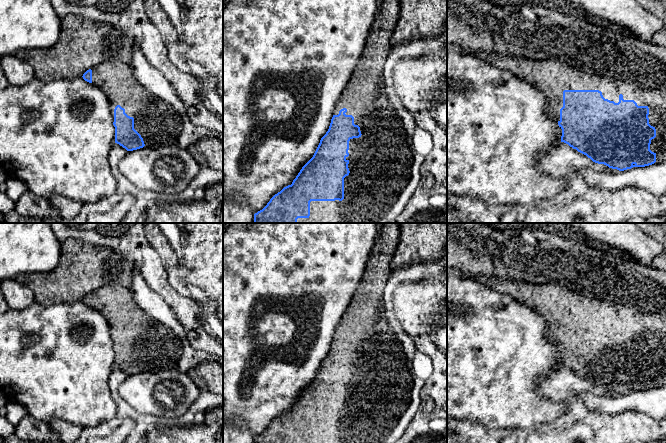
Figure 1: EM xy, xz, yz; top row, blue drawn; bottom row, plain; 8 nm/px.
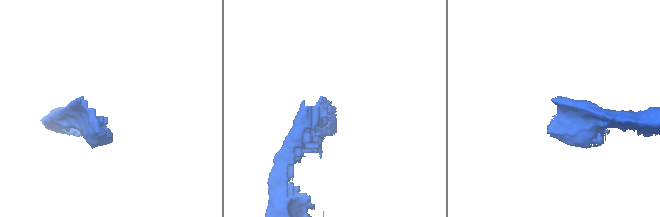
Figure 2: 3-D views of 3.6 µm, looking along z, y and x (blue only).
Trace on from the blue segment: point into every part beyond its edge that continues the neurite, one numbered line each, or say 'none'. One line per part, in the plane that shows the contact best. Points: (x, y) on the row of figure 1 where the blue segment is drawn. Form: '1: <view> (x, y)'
1: yz (551, 76)

